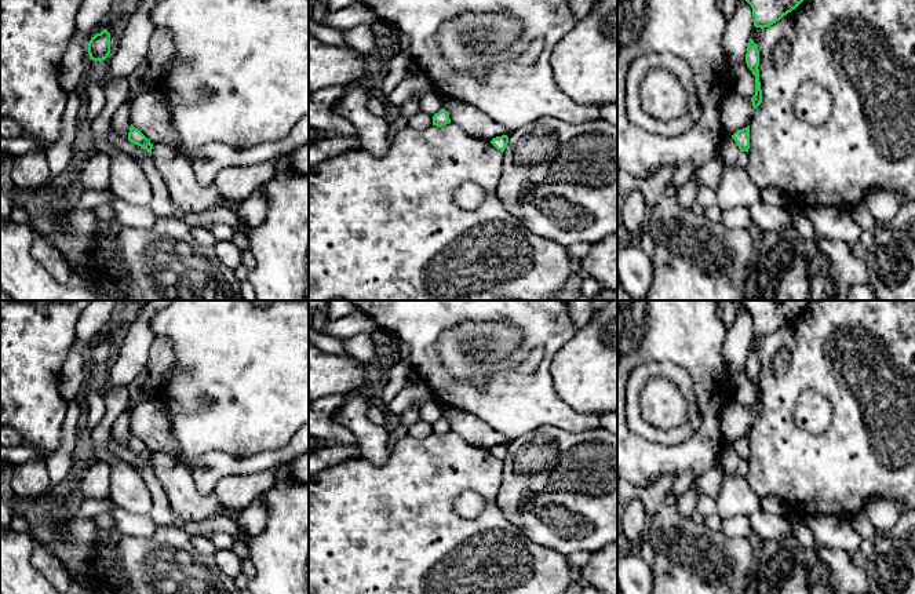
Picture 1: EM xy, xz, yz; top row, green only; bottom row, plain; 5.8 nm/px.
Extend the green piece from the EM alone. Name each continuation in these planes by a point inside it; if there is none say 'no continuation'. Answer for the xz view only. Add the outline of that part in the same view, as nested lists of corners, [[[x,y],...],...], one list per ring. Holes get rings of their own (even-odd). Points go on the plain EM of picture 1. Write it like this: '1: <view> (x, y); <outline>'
no continuation

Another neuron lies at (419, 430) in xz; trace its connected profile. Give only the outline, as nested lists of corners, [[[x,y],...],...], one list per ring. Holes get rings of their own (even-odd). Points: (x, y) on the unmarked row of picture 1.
[[[422,419],[408,427],[408,436],[411,436],[415,440],[423,440],[430,434],[433,434],[433,424],[429,424]]]

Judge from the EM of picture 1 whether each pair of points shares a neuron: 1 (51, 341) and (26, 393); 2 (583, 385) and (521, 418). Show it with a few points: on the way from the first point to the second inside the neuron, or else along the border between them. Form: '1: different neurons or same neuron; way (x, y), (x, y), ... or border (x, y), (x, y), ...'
1: same neuron; way (39, 353), (26, 365), (26, 381)
2: different neurons; border (549, 367), (554, 390), (575, 410), (590, 412)

